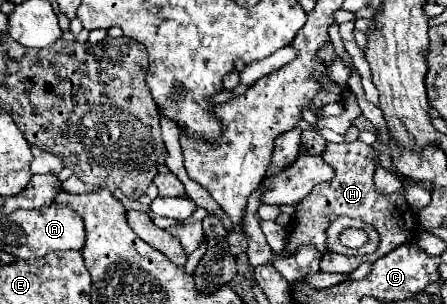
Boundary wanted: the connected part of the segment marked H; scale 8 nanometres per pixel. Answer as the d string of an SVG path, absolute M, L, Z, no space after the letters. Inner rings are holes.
M356 140L356 142L342 142L342 144L326 144L322 158L330 162L334 168L334 178L330 182L322 182L320 186L314 186L312 192L294 204L296 214L288 230L288 252L294 254L300 246L312 244L316 250L322 254L320 260L320 270L322 272L340 272L340 274L350 274L352 270L358 268L362 262L374 262L376 258L392 252L396 246L402 246L404 242L412 240L416 236L416 216L406 202L404 188L400 188L394 194L380 194L374 186L374 170L376 170L376 154L374 148ZM338 216L350 216L350 218L360 218L368 224L372 224L380 232L380 246L374 254L368 256L342 256L336 252L330 252L326 246L326 228L328 224L338 218Z

